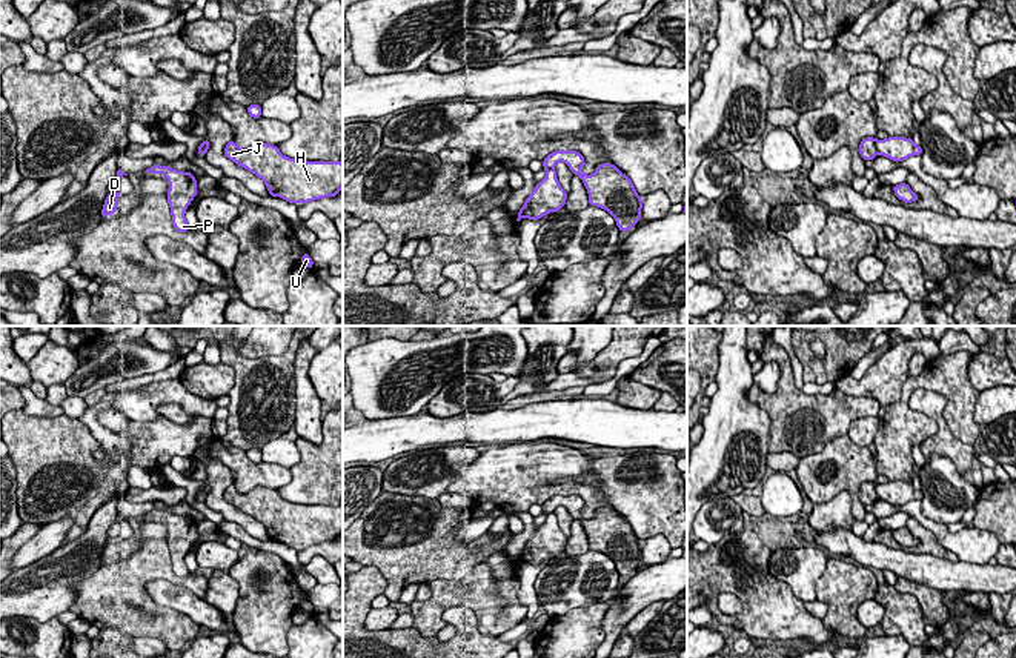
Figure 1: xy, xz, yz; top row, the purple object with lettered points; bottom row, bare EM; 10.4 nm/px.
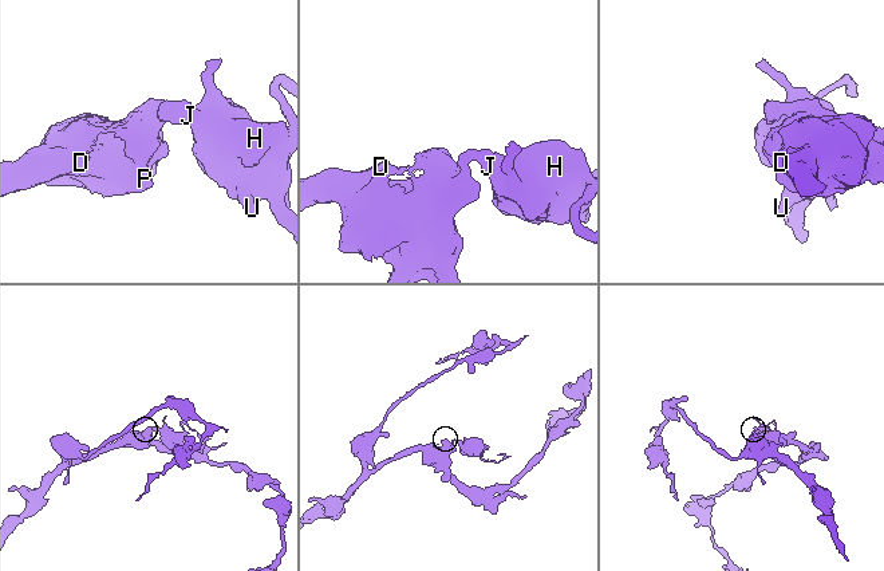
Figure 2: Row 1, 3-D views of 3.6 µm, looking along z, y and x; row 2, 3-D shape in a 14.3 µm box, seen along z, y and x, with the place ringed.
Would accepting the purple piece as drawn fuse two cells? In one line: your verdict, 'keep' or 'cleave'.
cleave

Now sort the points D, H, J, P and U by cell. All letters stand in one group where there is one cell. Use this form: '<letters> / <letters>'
D P / H J U

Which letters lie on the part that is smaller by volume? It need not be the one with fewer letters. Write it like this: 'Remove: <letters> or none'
Remove: H, J, U

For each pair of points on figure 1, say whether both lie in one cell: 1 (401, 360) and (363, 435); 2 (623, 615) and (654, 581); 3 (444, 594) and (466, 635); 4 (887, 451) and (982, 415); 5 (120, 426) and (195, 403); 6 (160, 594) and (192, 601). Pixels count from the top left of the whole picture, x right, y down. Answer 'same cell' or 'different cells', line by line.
1: different cells
2: same cell
3: different cells
4: different cells
5: different cells
6: same cell

